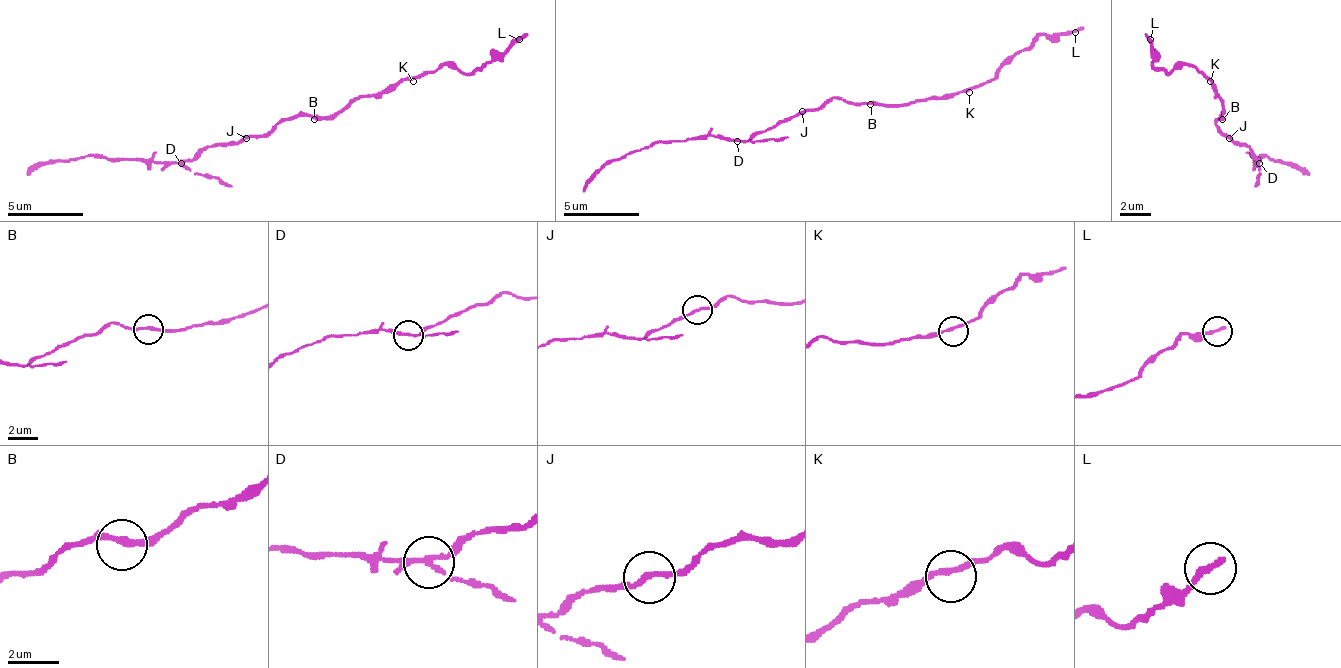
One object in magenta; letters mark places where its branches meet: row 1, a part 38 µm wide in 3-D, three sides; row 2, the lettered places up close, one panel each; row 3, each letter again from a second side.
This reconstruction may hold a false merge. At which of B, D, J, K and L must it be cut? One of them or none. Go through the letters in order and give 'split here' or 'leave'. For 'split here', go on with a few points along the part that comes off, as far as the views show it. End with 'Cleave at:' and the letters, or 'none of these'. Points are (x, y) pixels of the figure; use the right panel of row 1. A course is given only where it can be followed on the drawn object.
B: leave
D: split here; course (1260, 164), (1252, 164), (1260, 157), (1290, 161), (1309, 176)
J: leave
K: leave
L: leave
Cleave at: D

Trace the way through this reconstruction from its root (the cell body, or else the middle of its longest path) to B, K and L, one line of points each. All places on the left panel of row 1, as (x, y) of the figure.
B: (280, 123), (299, 115), (311, 115), (314, 119)
K: (280, 123), (299, 115), (337, 115), (364, 96), (379, 96), (390, 92), (401, 81), (413, 81)
L: (280, 123), (337, 115), (364, 96), (390, 92), (439, 66), (470, 74), (481, 62), (496, 62), (519, 39)

